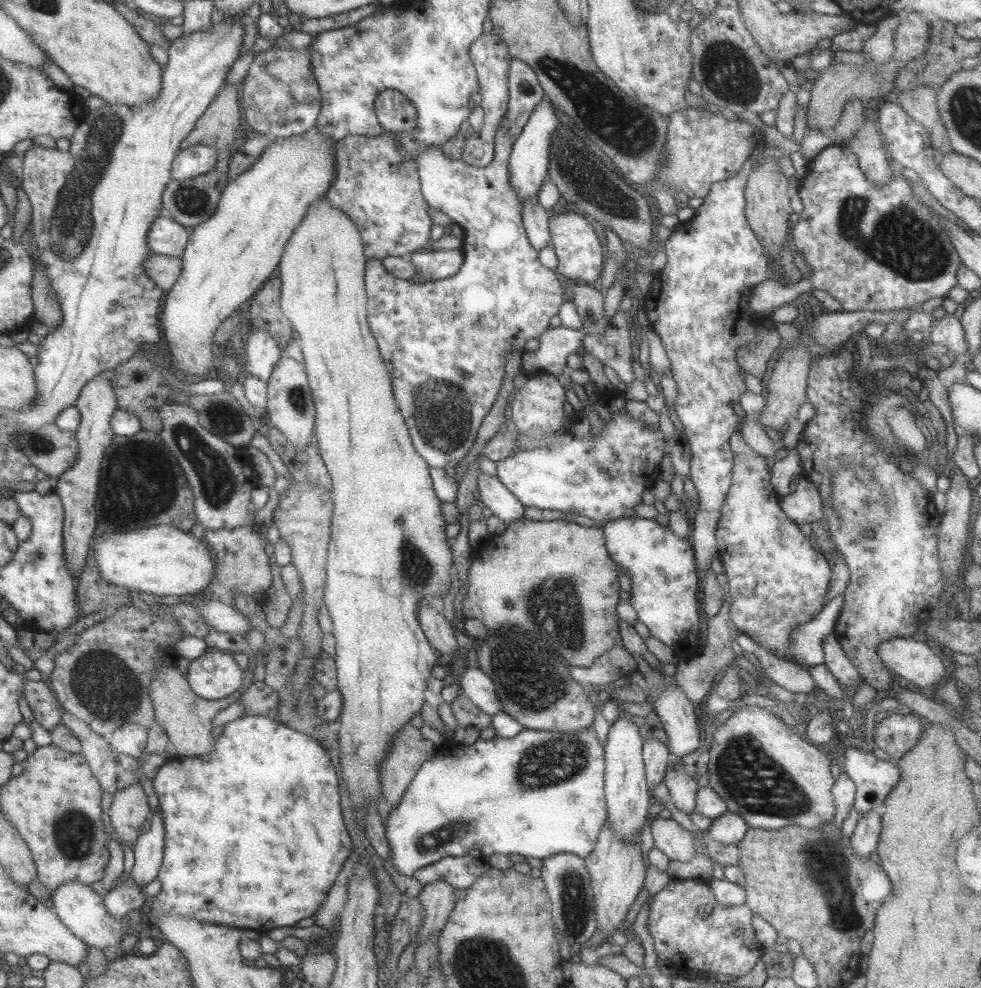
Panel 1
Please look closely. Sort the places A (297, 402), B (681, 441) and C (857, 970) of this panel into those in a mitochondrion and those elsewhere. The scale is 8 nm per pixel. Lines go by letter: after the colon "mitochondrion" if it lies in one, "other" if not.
A: mitochondrion
B: other
C: other

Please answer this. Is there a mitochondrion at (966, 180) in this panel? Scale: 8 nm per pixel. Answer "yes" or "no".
no

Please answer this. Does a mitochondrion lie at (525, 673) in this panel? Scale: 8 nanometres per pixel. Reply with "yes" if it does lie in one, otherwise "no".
yes

